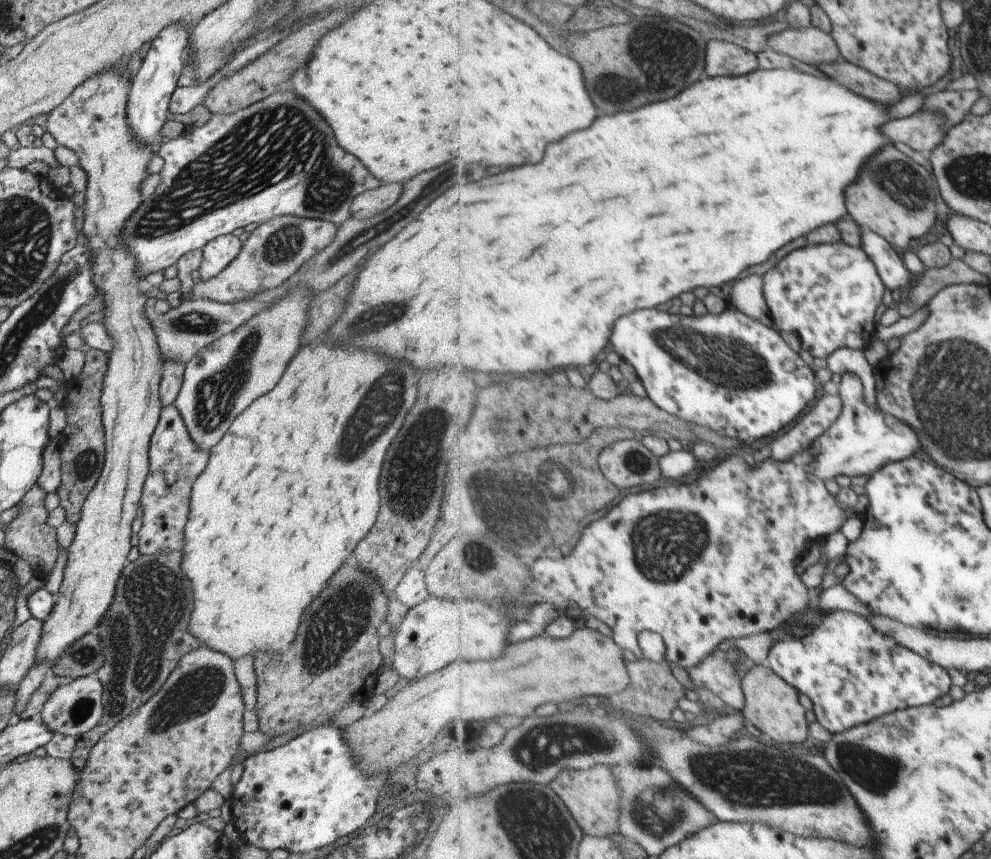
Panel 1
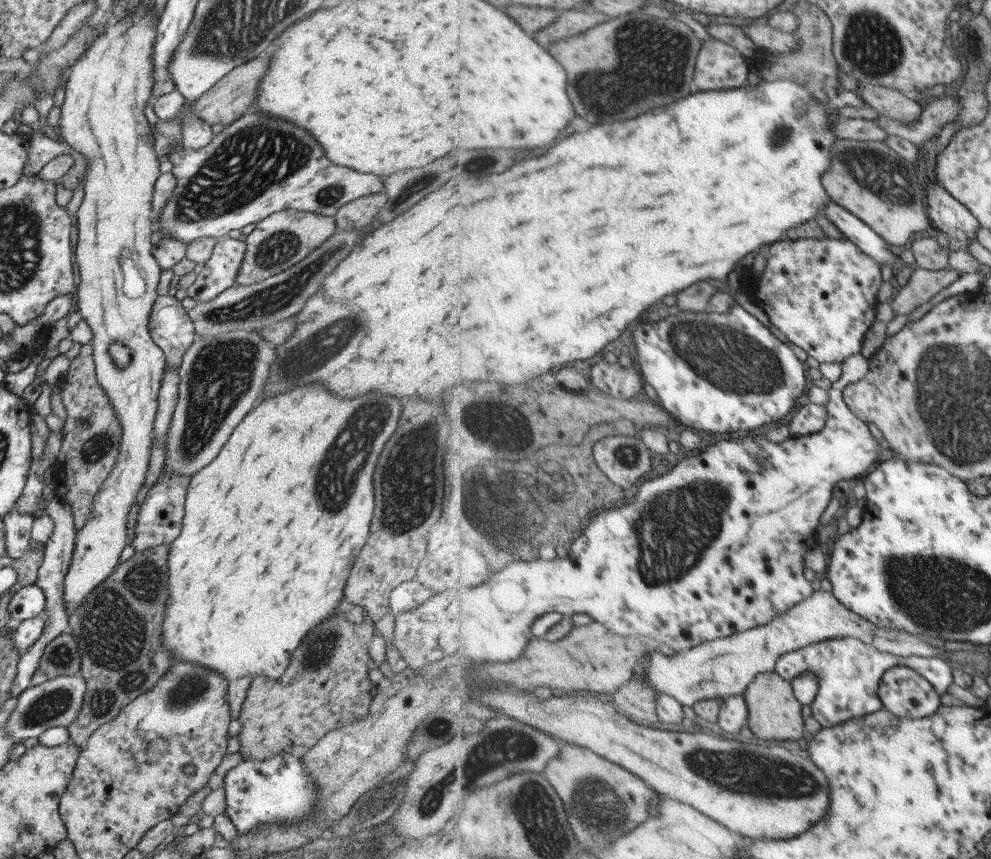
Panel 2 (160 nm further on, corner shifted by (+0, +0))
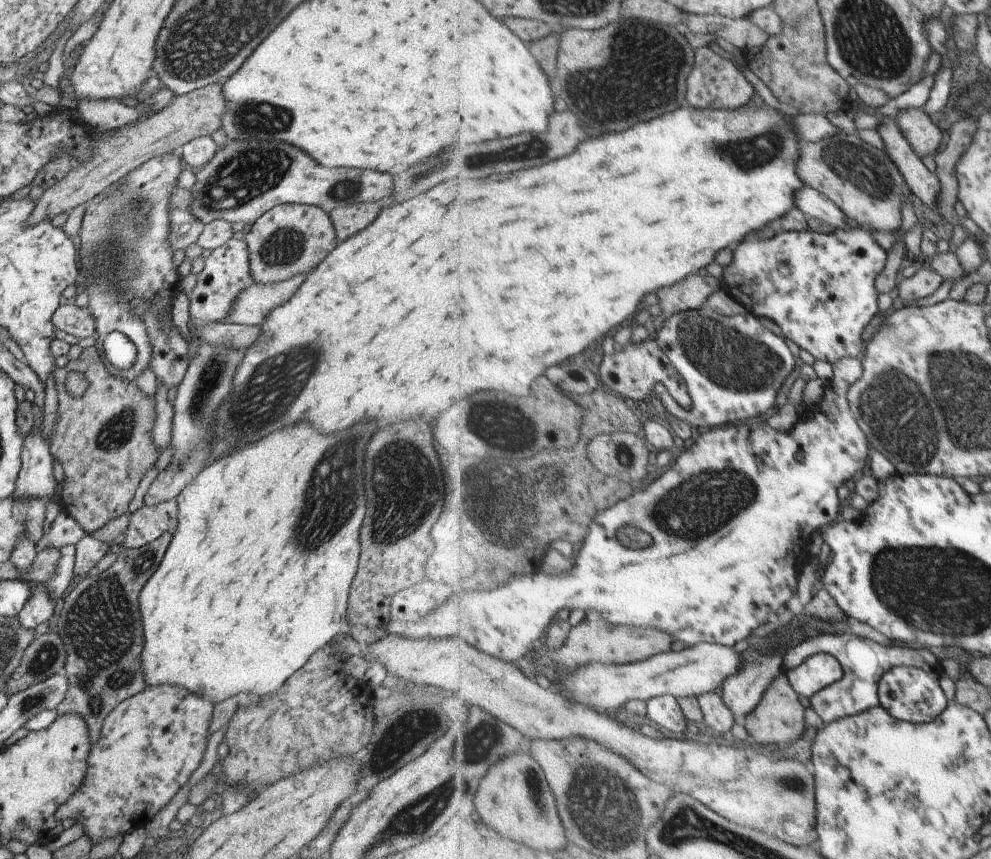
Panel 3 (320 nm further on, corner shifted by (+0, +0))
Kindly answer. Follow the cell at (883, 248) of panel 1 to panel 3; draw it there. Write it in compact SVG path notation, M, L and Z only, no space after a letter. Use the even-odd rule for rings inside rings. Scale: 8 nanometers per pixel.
M806 186L798 194L796 204L809 218L818 218L828 222L836 229L851 229L848 226L848 215L834 200L828 198L814 187Z

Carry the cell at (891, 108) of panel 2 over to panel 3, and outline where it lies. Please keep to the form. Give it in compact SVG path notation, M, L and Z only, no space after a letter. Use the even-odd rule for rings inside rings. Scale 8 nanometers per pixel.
M924 107L911 110L901 110L894 121L902 127L902 132L910 145L919 154L937 154L942 146L942 130Z

